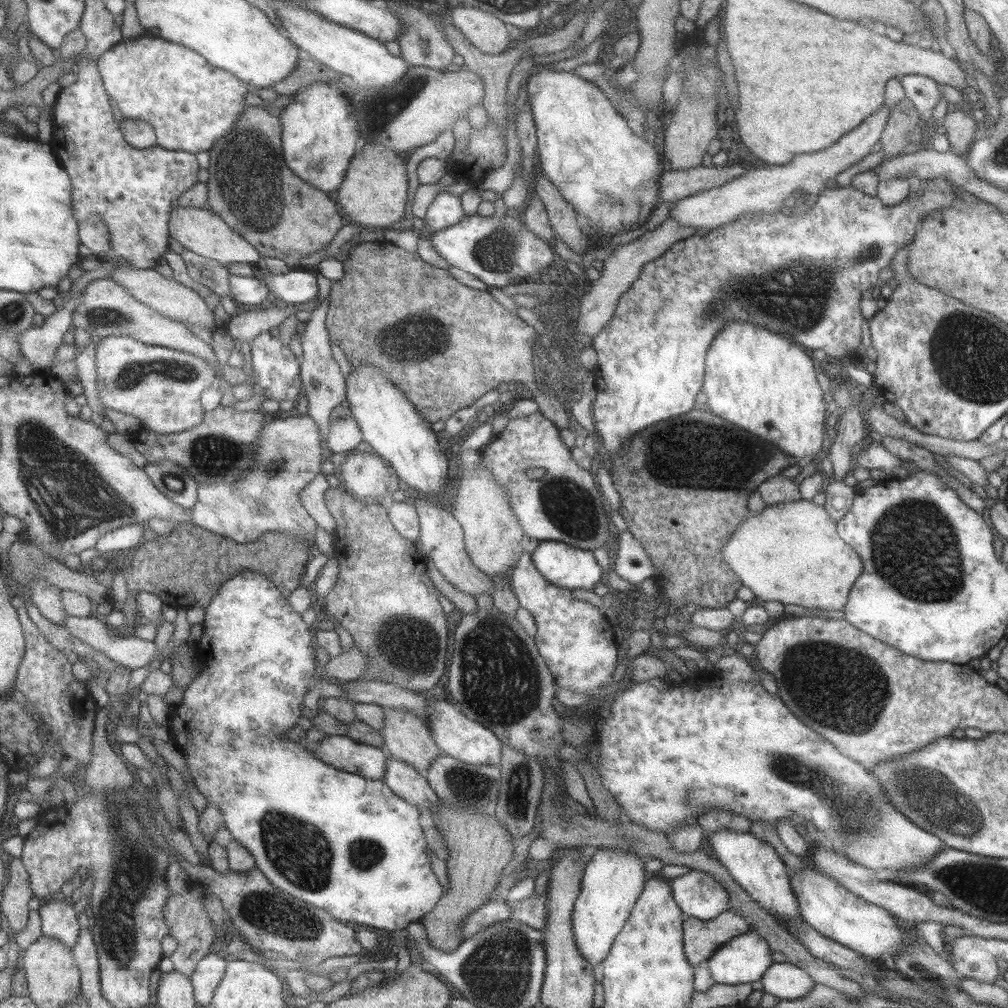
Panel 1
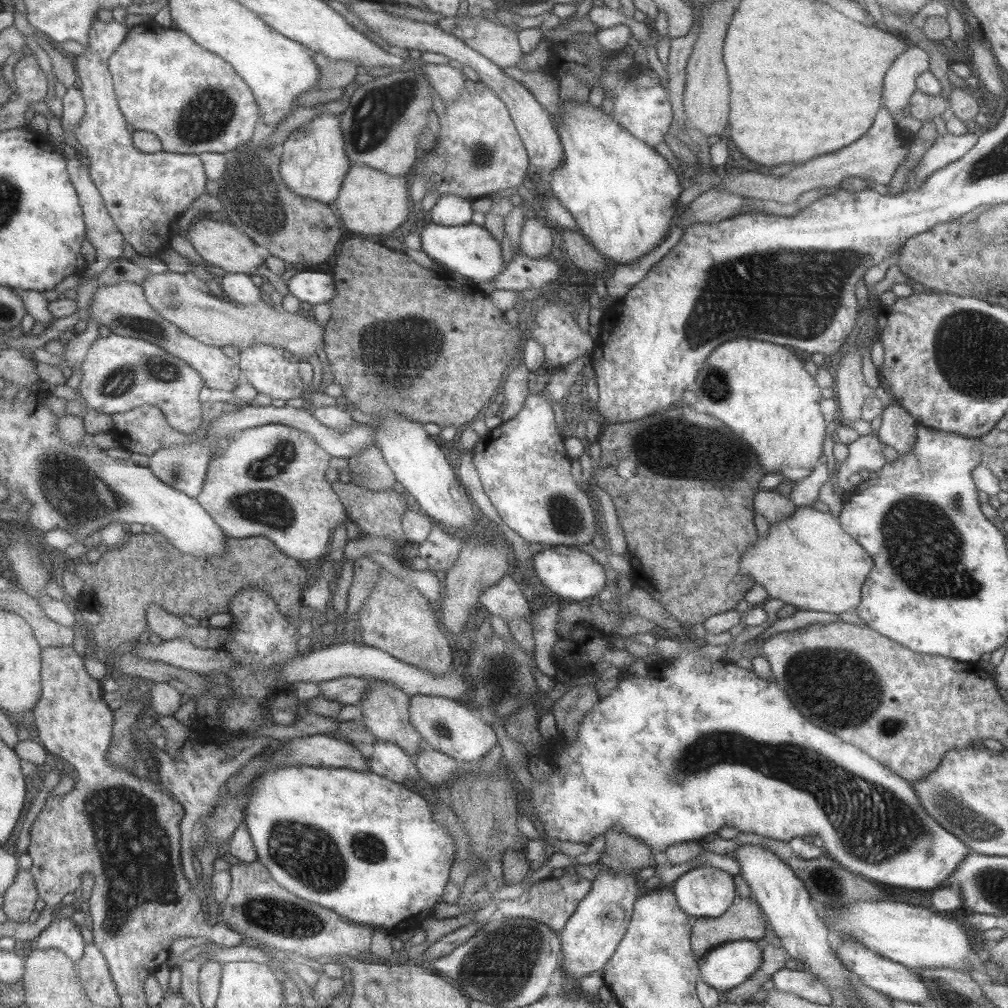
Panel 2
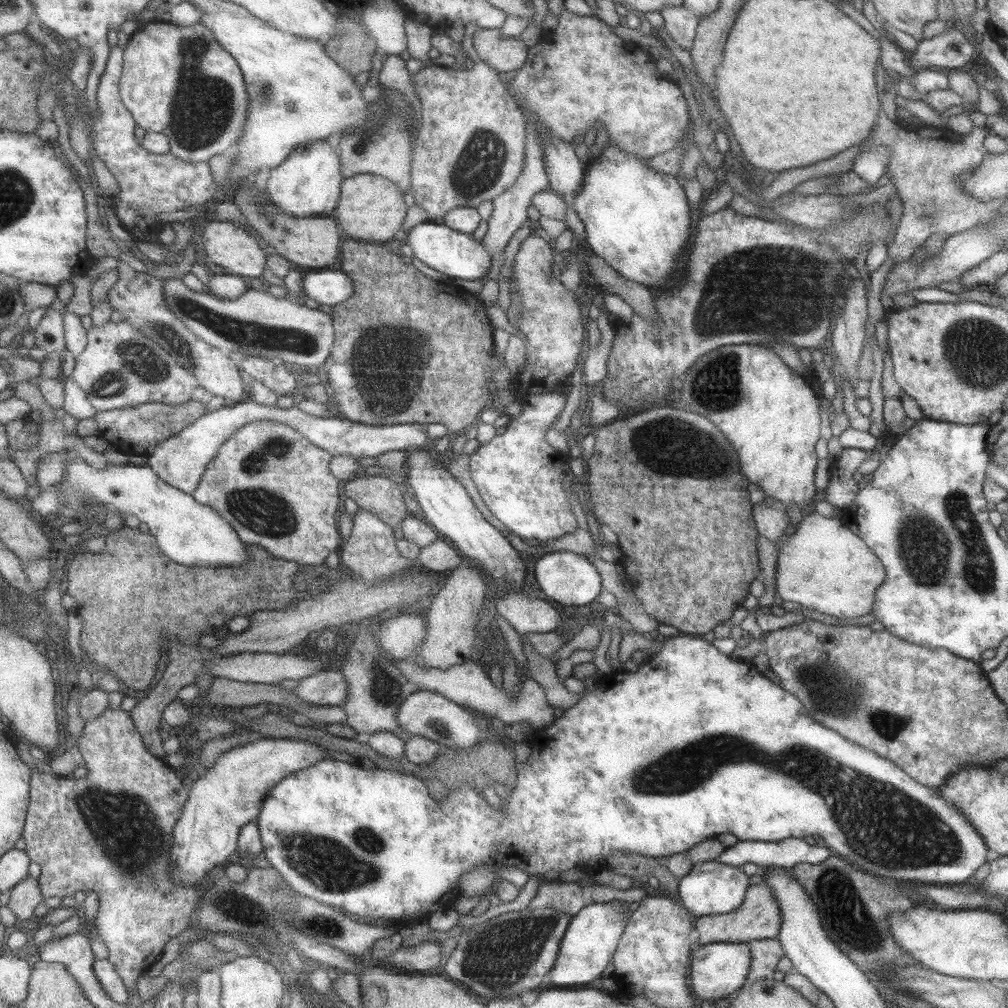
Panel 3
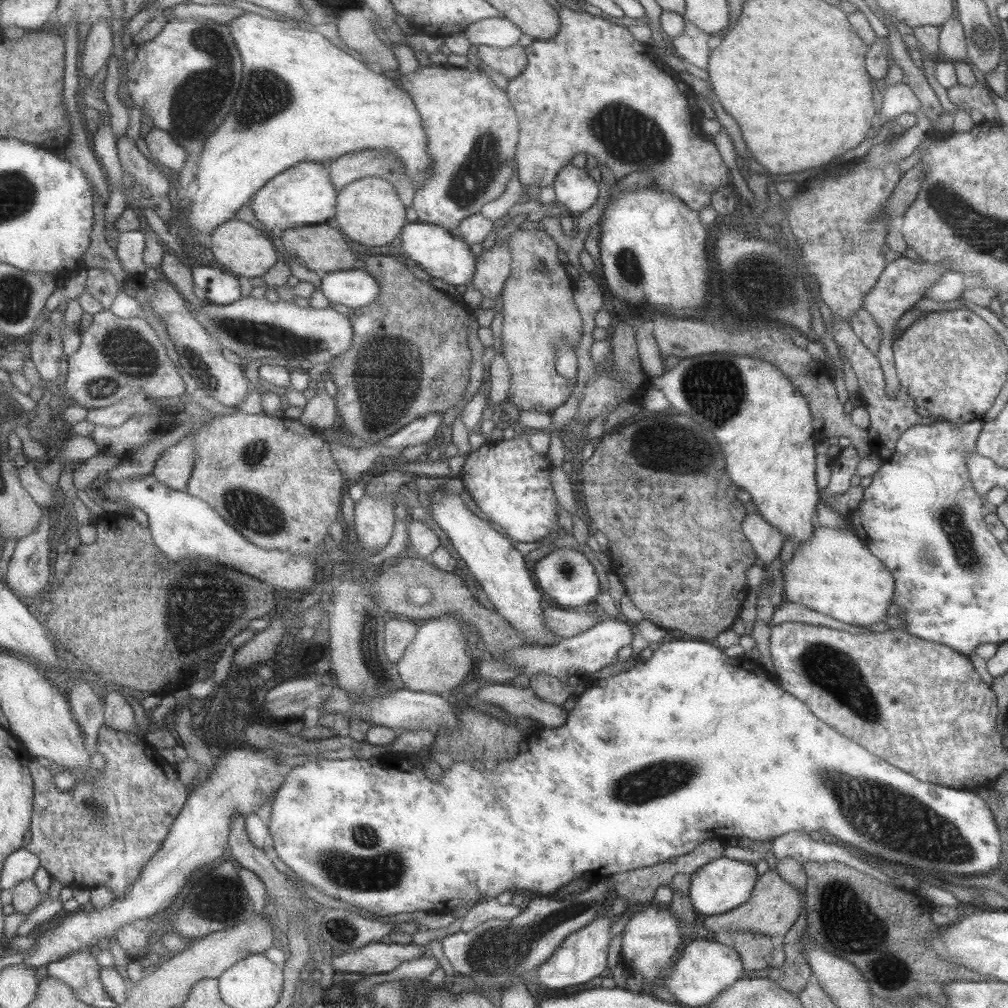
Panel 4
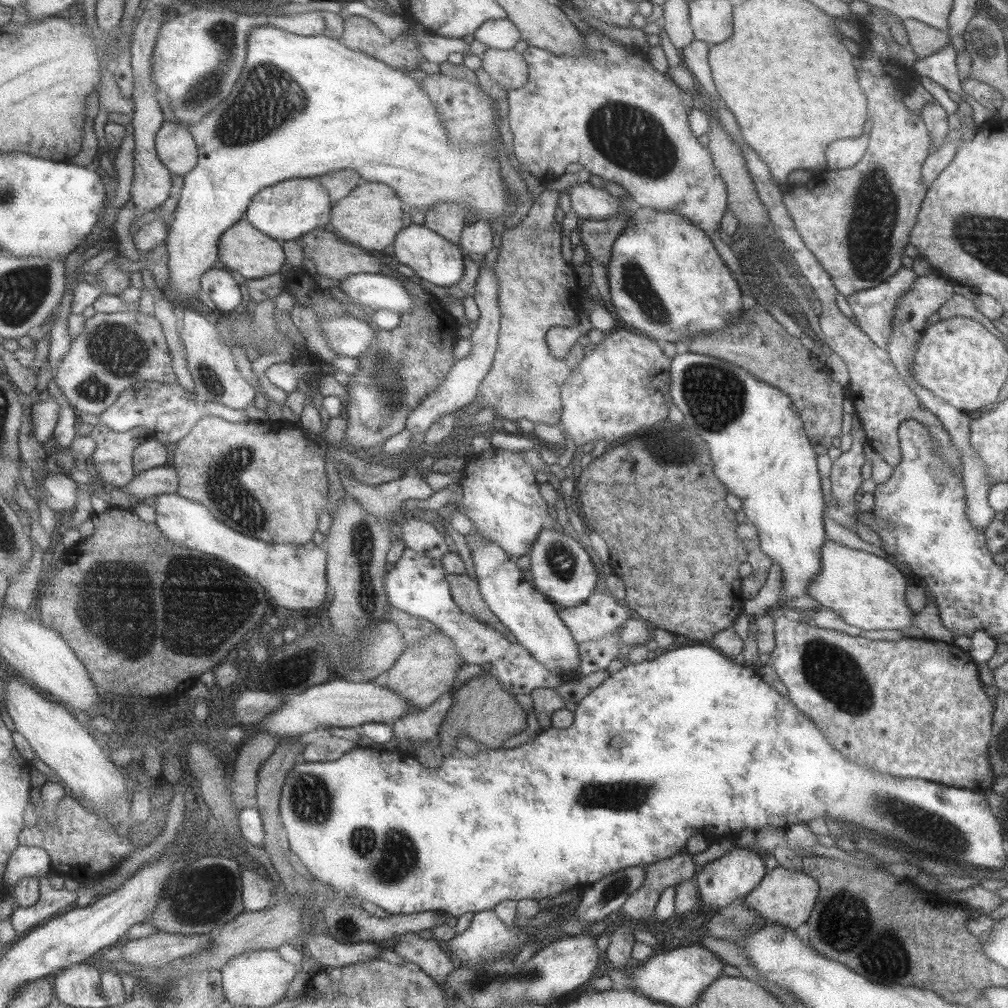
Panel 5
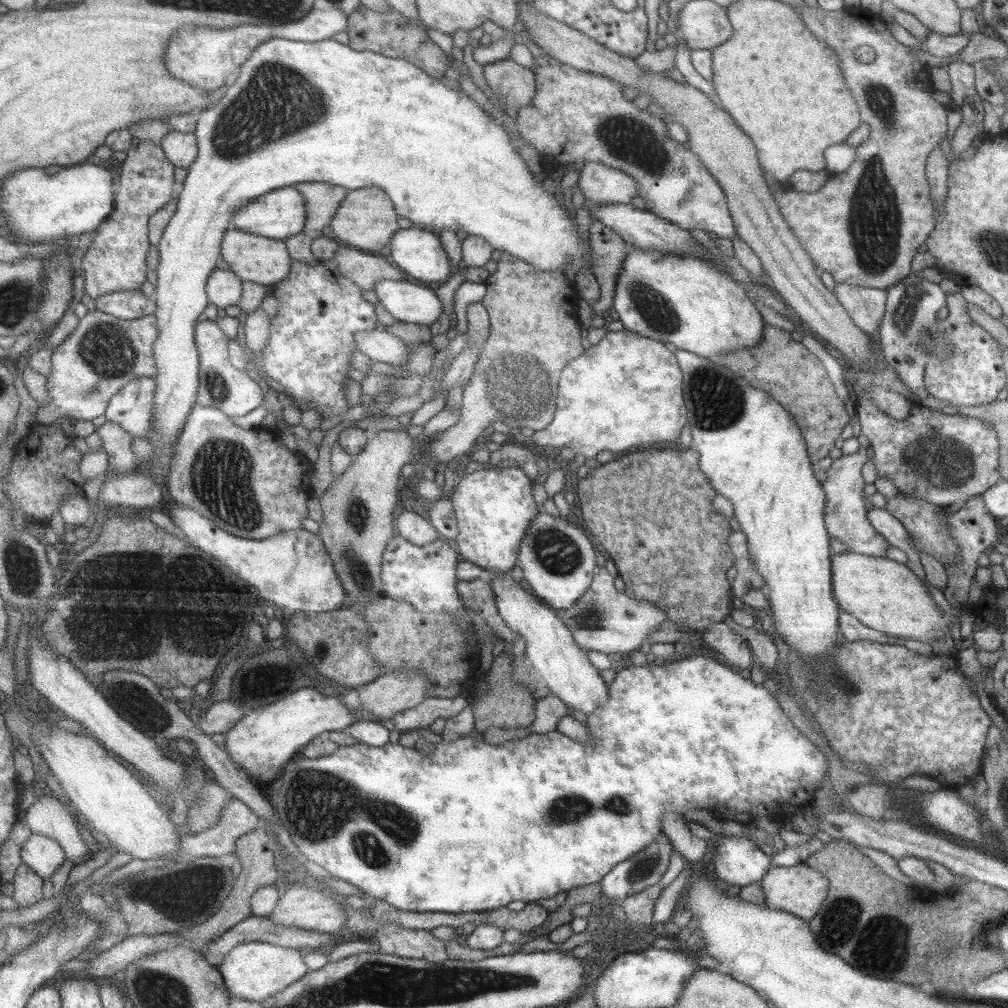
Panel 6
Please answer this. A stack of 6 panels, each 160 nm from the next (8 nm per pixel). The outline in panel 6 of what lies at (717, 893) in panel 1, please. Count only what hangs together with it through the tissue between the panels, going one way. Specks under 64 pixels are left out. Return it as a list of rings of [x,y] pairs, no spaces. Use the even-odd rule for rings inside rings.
[[[725,836],[714,852],[713,876],[727,886],[757,884],[770,867],[769,859],[749,839]]]

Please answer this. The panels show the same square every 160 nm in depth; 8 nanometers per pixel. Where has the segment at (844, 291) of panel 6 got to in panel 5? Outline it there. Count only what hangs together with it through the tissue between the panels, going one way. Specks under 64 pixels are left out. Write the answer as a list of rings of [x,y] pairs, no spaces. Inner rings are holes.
[[[901,265],[889,279],[881,284],[875,285],[873,288],[854,292],[846,297],[849,306],[854,314],[854,321],[856,322],[861,332],[864,332],[871,342],[875,343],[881,350],[886,350],[892,331],[892,316],[894,308],[898,303],[898,298],[904,296],[913,281],[917,279],[917,274],[913,269],[906,268]]]

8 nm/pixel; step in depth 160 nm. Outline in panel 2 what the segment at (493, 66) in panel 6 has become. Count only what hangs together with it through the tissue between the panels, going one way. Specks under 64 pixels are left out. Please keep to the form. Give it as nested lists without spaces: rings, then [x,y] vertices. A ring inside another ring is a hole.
[[[441,17],[436,25],[497,67],[516,66],[521,60],[516,32],[505,22],[493,24],[482,17]]]

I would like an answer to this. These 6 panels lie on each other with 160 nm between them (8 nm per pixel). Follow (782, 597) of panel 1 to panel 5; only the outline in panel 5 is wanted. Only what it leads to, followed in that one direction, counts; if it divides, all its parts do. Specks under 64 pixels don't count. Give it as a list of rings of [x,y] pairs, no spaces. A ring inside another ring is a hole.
[[[826,540],[821,546],[820,569],[805,587],[807,596],[861,630],[900,630],[912,626],[914,615],[905,605],[906,575],[895,565],[863,550],[852,550]]]

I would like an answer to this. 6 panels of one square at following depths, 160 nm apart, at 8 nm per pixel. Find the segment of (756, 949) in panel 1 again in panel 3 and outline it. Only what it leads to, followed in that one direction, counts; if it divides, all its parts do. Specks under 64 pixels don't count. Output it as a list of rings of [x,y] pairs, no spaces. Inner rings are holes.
[[[711,942],[699,946],[699,949],[693,950],[690,954],[687,982],[689,982],[691,994],[697,998],[698,1002],[703,999],[713,1001],[732,996],[745,986],[749,962],[747,943]]]

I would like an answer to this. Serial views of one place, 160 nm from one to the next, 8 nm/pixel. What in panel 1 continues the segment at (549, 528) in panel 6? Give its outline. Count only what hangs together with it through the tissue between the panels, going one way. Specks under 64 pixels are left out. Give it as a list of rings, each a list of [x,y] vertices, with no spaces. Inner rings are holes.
[[[539,542],[531,554],[531,560],[537,572],[540,572],[545,580],[570,591],[575,588],[592,590],[597,582],[604,580],[604,569],[597,565],[591,551],[567,546],[563,542]]]

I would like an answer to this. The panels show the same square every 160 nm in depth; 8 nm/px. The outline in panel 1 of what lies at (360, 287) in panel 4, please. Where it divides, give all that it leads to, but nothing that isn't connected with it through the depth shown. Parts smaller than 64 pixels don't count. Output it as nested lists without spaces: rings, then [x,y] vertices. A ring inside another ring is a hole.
[[[259,268],[260,278],[269,287],[271,297],[288,304],[303,304],[319,294],[317,274],[293,268],[288,274],[273,274]]]

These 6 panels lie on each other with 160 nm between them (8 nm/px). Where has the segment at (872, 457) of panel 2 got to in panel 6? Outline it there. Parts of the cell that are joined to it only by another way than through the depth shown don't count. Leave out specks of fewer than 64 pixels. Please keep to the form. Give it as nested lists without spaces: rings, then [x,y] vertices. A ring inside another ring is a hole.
[[[859,446],[853,454],[842,454],[839,458],[832,460],[830,468],[825,472],[826,478],[821,482],[825,498],[822,518],[828,536],[845,544],[845,552],[884,557],[889,544],[871,527],[866,518],[867,510],[865,502],[863,502],[863,486],[866,483],[861,477],[861,468],[867,460],[865,449]]]

